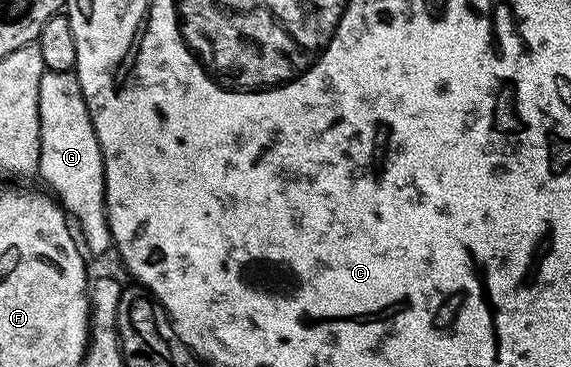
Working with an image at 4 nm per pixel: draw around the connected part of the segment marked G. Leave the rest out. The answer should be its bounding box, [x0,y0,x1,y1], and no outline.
[37,71,112,256]

